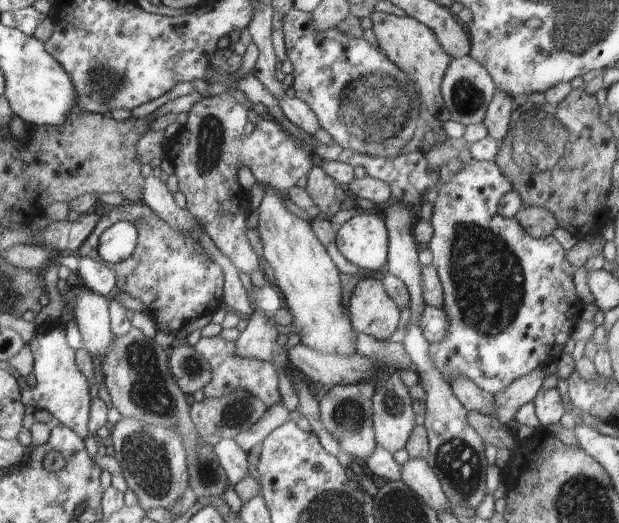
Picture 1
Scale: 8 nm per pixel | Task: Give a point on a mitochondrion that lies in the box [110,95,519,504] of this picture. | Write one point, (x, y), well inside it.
(149, 389)

